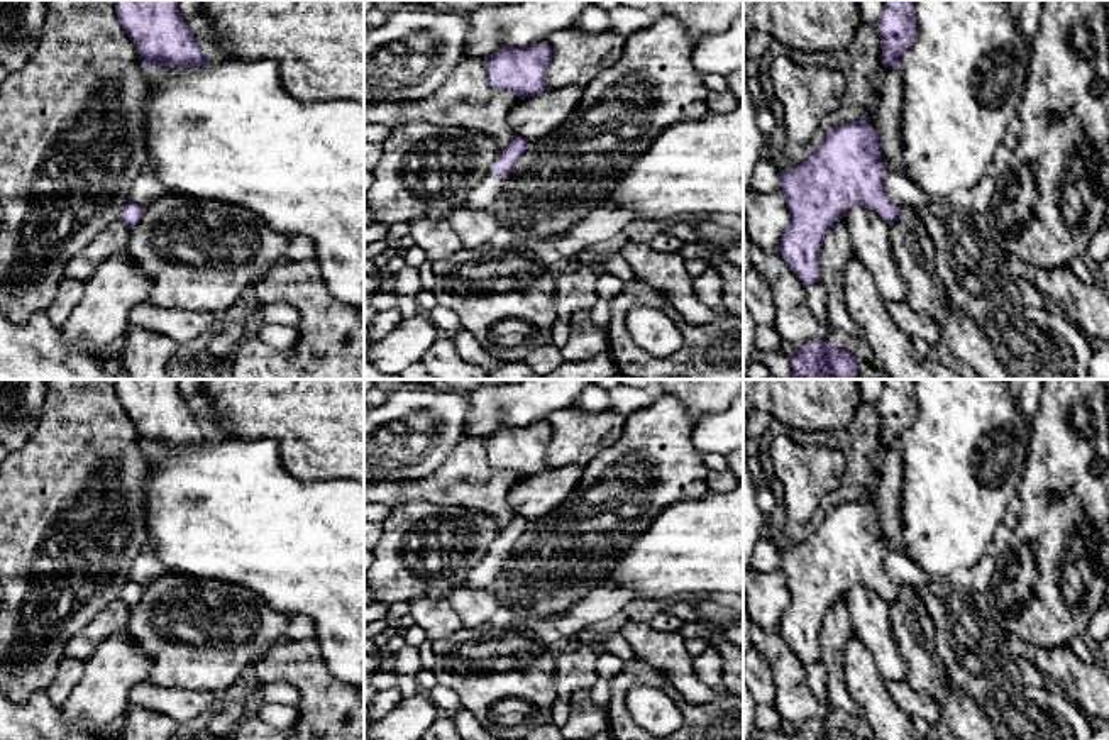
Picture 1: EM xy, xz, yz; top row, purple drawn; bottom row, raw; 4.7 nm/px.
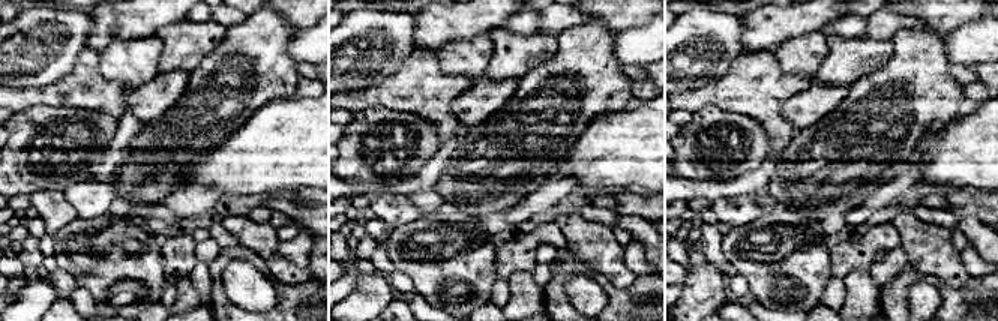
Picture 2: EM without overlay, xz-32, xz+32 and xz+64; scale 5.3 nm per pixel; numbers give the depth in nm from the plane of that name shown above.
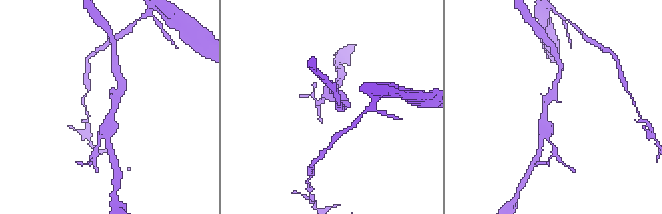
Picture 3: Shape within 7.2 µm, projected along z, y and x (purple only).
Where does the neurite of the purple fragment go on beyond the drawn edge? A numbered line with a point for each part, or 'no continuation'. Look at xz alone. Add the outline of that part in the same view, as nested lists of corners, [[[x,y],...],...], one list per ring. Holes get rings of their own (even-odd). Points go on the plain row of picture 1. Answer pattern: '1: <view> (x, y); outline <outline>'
1: xz (483, 576); outline [[[488,552],[476,567],[472,567],[467,574],[466,583],[462,584],[462,588],[467,589],[489,589],[503,564],[506,562],[506,559],[510,557],[510,554],[503,554],[503,555],[494,555],[491,552]]]

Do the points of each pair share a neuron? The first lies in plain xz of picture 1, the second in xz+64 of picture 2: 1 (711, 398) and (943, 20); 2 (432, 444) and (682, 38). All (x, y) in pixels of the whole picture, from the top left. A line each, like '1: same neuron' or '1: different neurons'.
1: same neuron
2: same neuron

